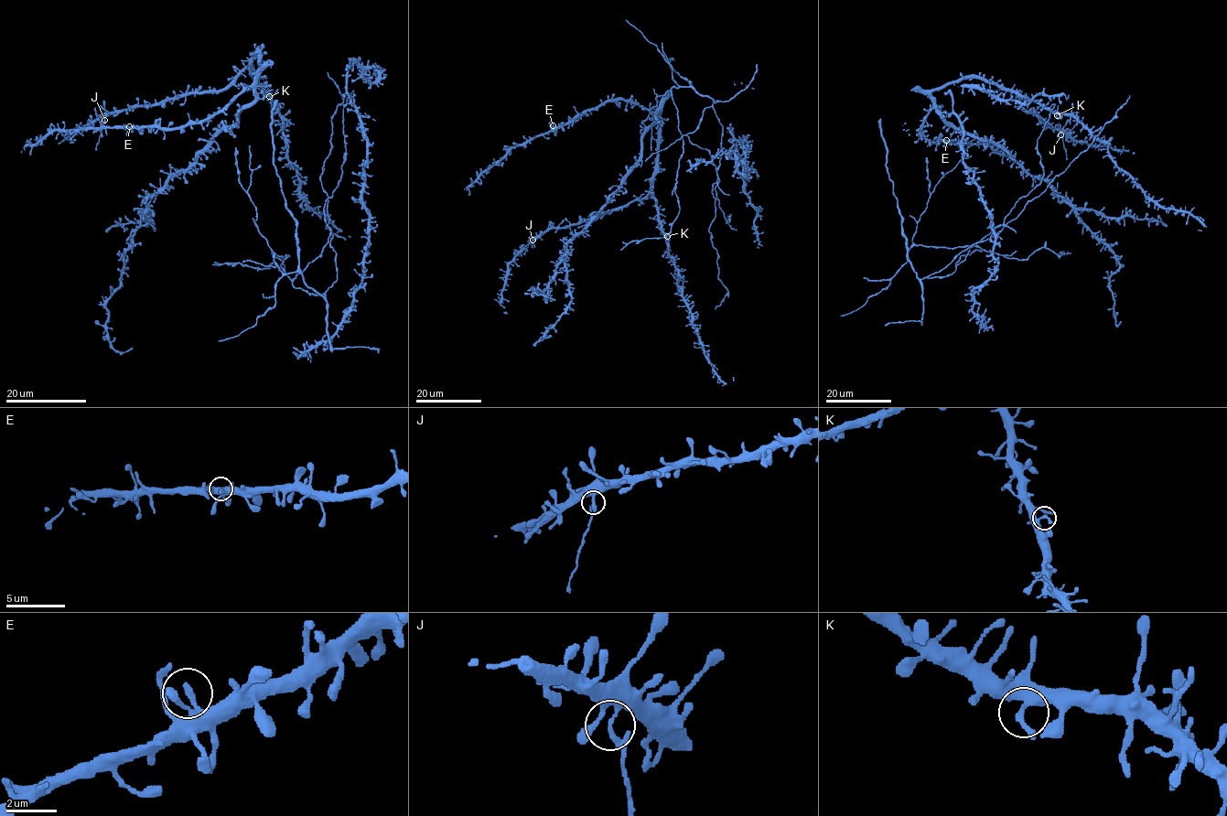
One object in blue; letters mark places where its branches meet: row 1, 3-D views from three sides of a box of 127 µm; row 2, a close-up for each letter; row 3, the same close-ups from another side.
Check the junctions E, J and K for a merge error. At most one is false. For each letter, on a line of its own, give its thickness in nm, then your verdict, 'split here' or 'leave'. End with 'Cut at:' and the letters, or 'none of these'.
E: 200 nm | leave
J: 200 nm | split here
K: 240 nm | leave
Cut at: J

